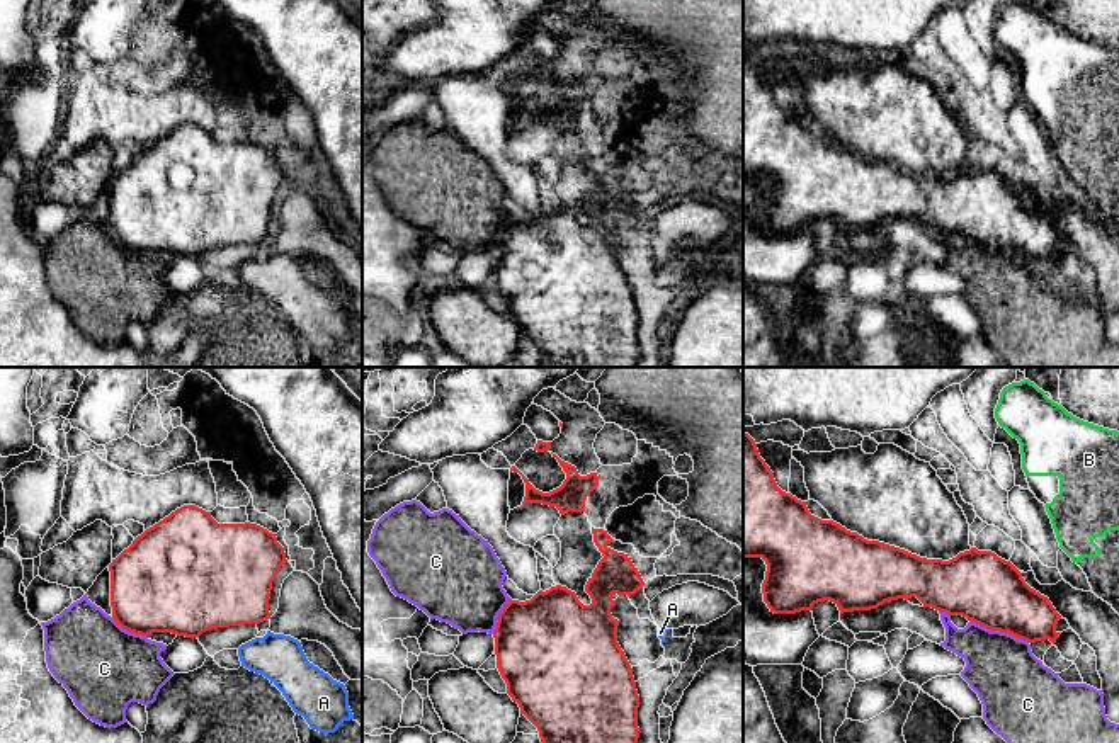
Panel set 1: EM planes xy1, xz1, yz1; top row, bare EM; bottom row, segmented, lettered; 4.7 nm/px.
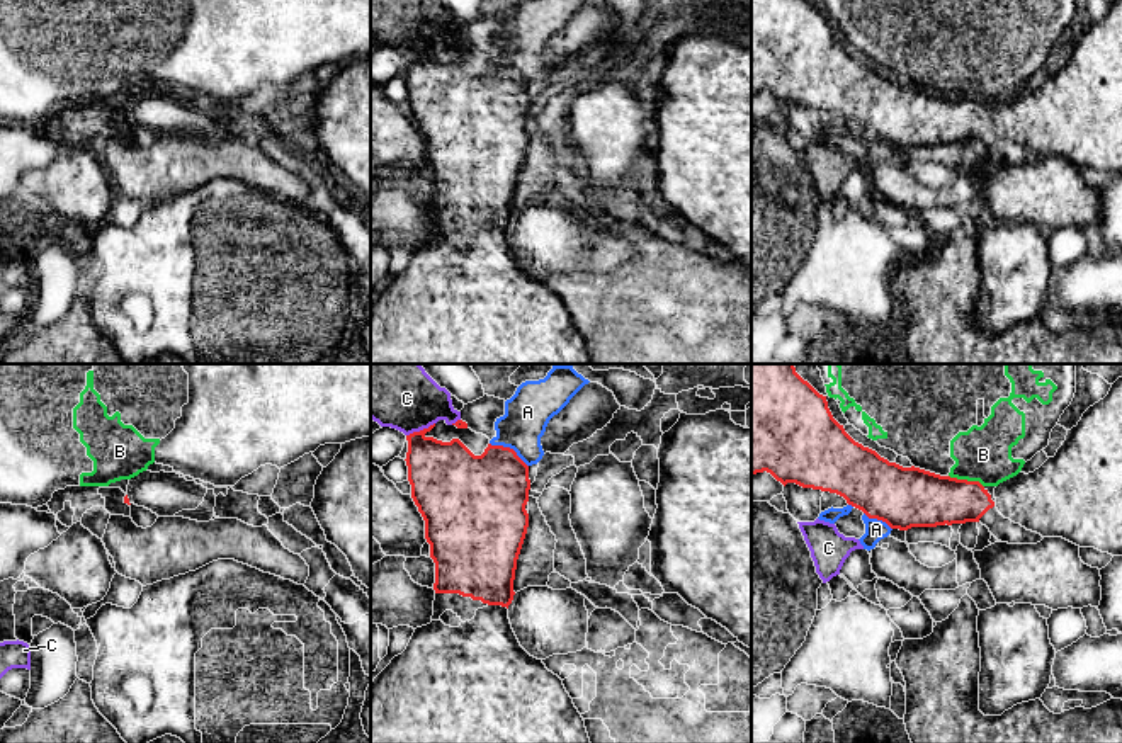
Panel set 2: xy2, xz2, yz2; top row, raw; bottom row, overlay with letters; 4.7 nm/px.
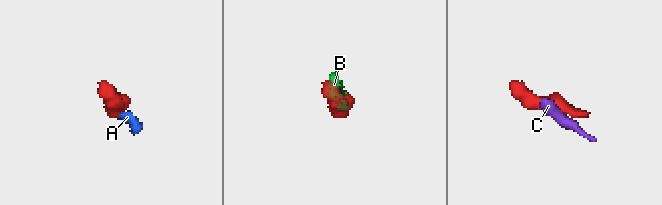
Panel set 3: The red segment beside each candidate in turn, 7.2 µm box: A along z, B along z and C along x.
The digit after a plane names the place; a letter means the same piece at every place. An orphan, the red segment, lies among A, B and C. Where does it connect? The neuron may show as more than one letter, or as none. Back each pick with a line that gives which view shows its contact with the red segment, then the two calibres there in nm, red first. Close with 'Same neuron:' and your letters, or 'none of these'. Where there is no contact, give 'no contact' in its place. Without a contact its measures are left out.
Same neuron: none of these

